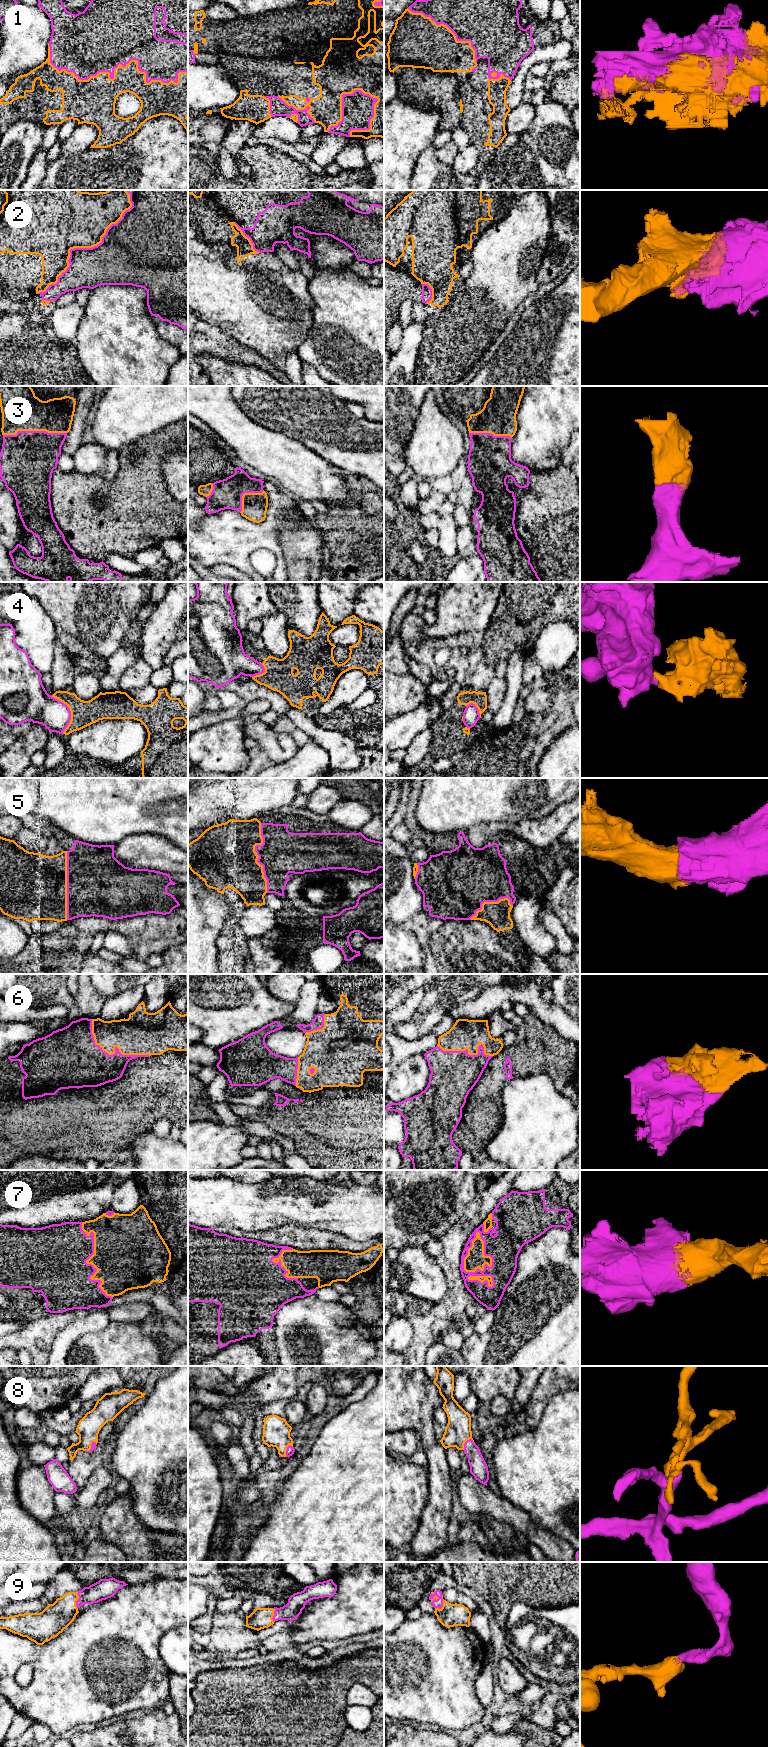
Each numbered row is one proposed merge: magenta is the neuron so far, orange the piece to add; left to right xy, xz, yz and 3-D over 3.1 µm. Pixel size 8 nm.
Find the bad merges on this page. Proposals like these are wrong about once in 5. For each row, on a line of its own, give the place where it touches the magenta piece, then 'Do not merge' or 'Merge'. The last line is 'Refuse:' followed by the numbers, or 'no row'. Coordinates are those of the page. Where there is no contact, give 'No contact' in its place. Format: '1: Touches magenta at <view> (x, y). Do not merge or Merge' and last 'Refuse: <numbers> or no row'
1: Touches magenta at xy (114, 68). Merge
2: Touches magenta at xy (87, 248). Do not merge
3: Touches magenta at xy (34, 431). Merge
4: Touches magenta at xy (70, 712). Do not merge
5: Touches magenta at xz (258, 855). Merge
6: Touches magenta at xy (113, 1054). Merge
7: Touches magenta at yz (467, 1252). Merge
8: Touches magenta at yz (465, 1443). Merge
9: Touches magenta at yz (442, 1604). Merge
Refuse: 2, 4

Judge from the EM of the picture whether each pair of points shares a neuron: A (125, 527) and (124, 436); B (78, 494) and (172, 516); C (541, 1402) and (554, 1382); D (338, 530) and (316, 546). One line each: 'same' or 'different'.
A: different
B: same
C: same
D: different

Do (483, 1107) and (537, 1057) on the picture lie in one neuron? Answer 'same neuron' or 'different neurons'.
same neuron

